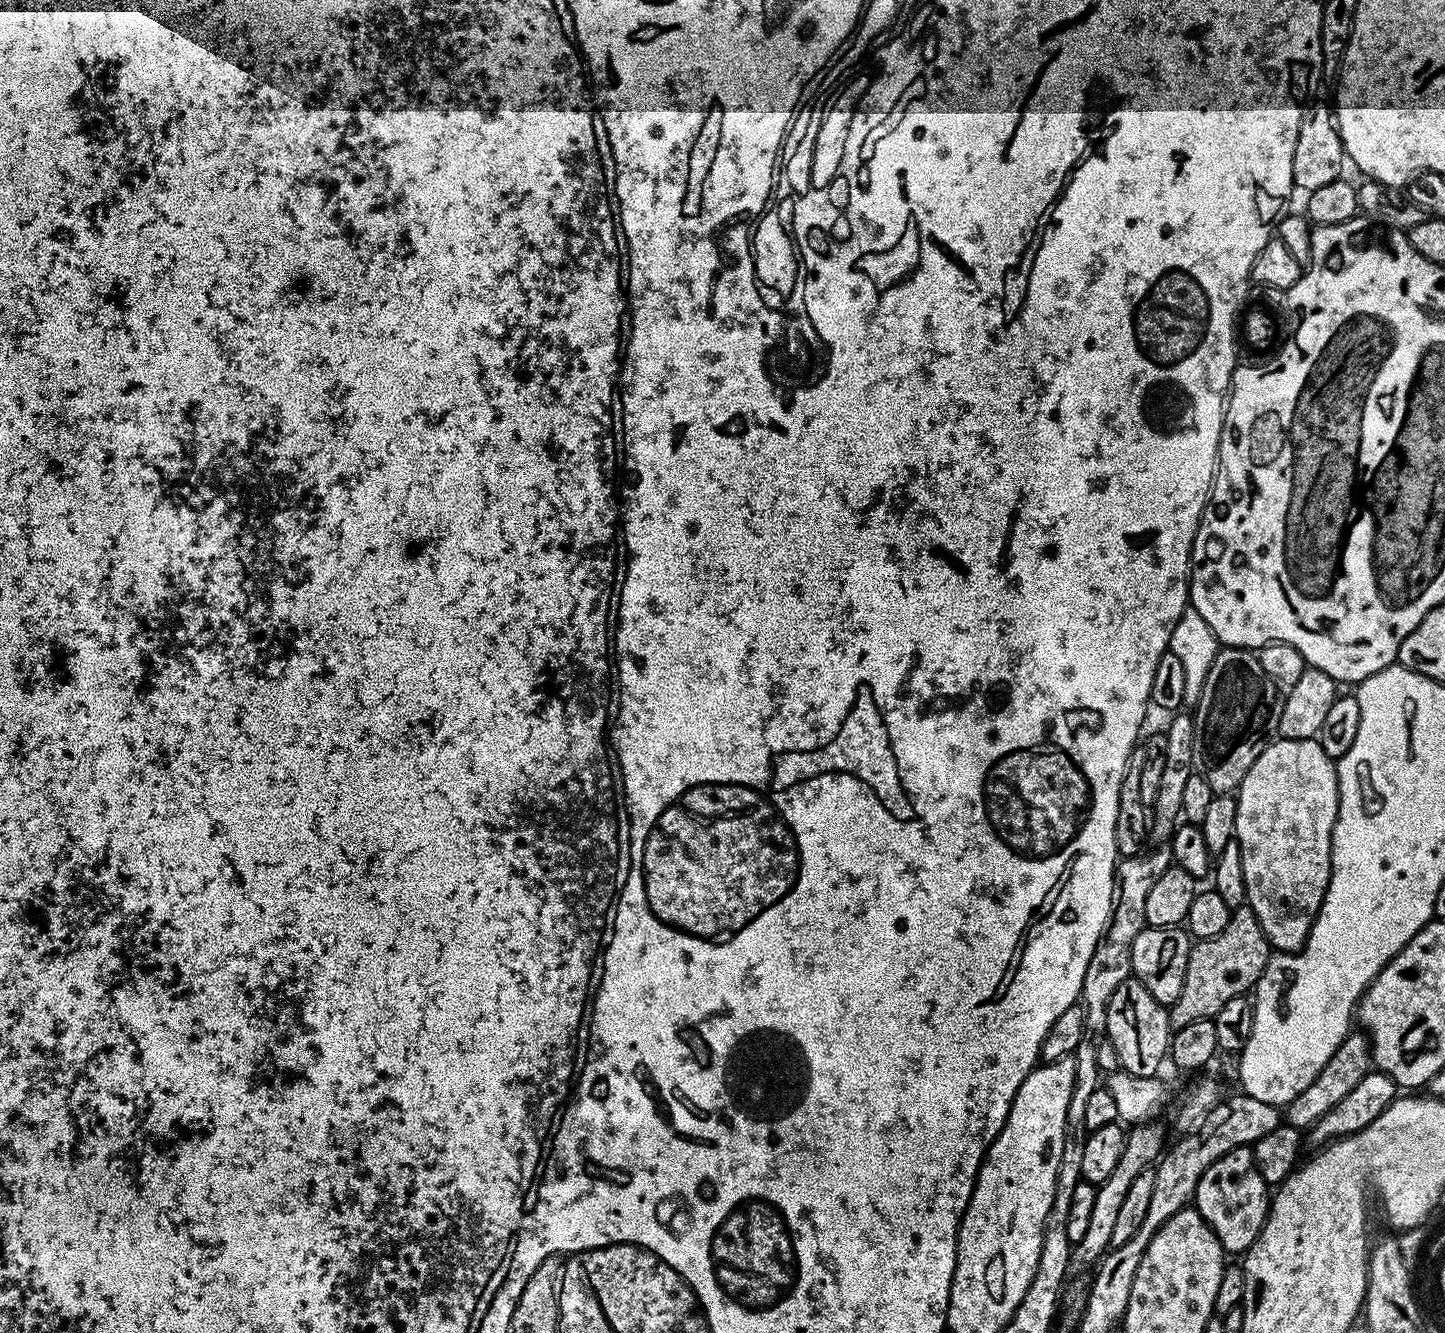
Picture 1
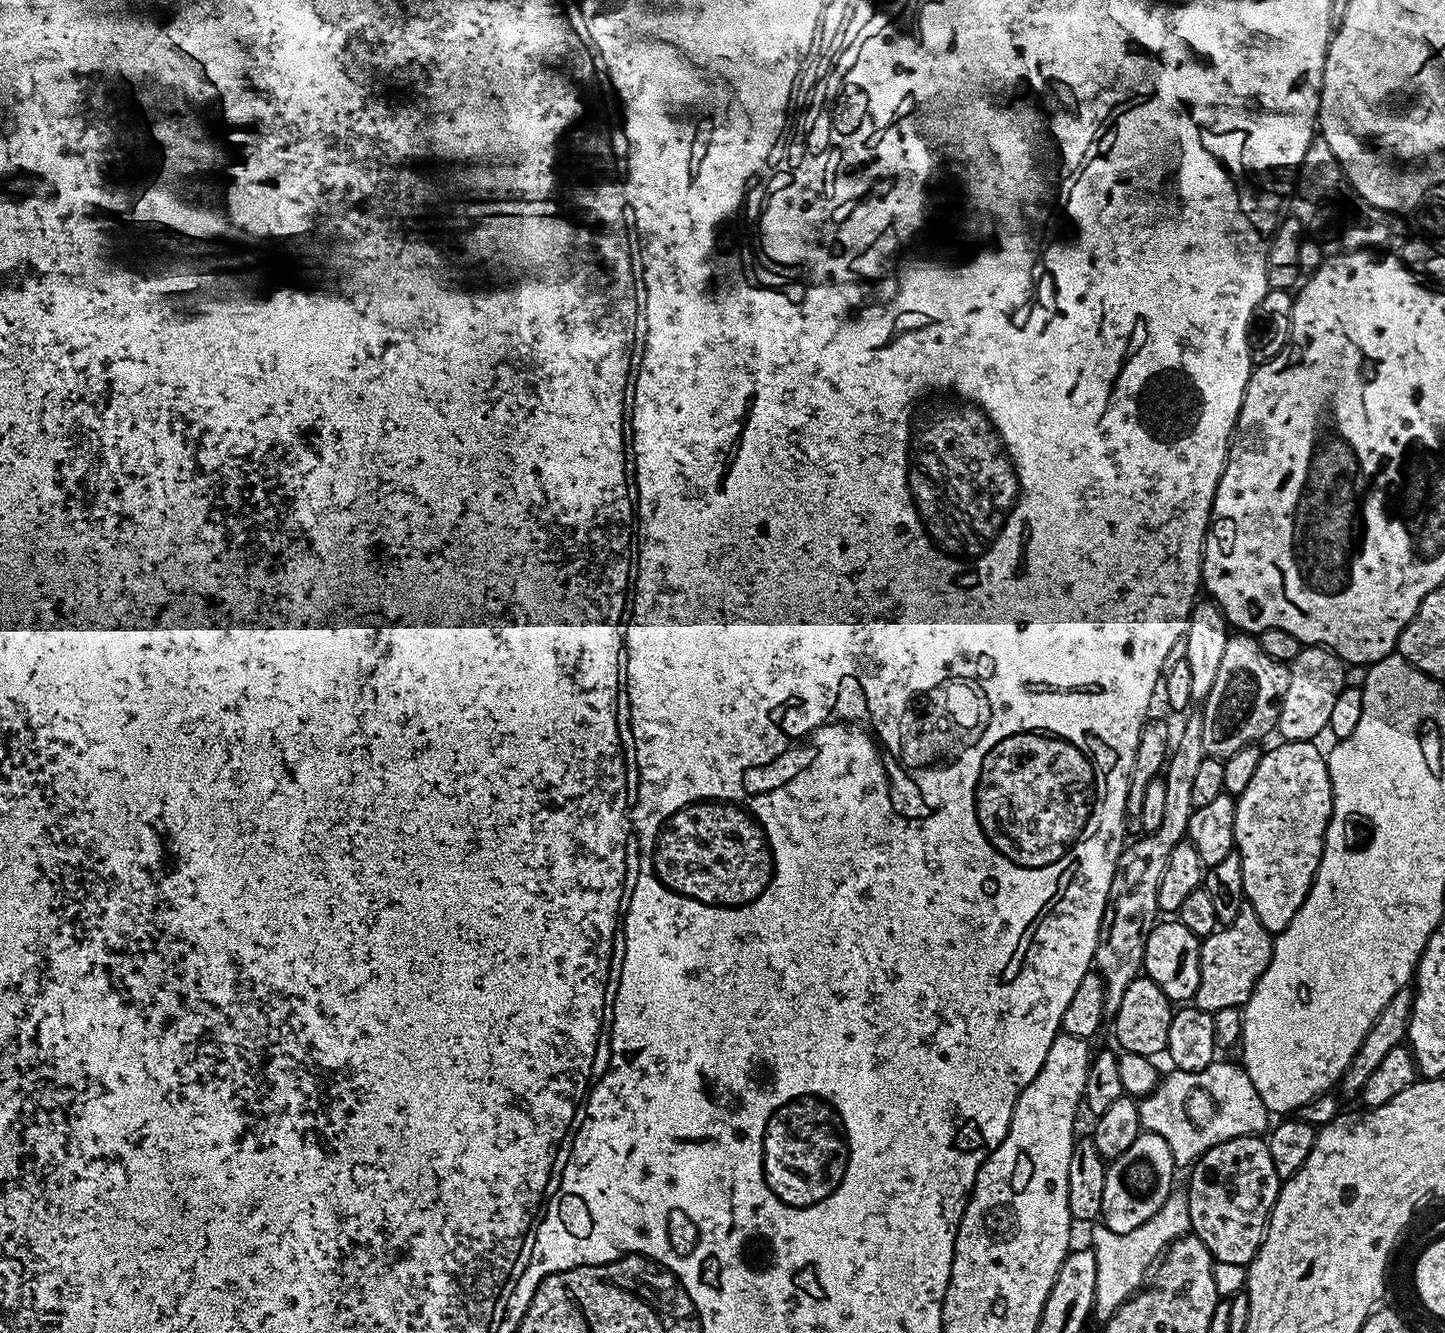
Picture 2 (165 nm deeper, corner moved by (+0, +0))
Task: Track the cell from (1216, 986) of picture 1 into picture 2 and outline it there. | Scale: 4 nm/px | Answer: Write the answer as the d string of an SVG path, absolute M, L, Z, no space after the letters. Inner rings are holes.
M1245 902L1238 918L1234 922L1217 927L1215 932L1203 937L1200 946L1200 977L1198 978L1198 990L1194 997L1195 1007L1215 1013L1224 1010L1226 1007L1239 1009L1247 1004L1248 999L1252 997L1252 991L1256 988L1256 983L1262 978L1266 966L1272 961L1272 942L1273 933L1262 926L1258 914Z

